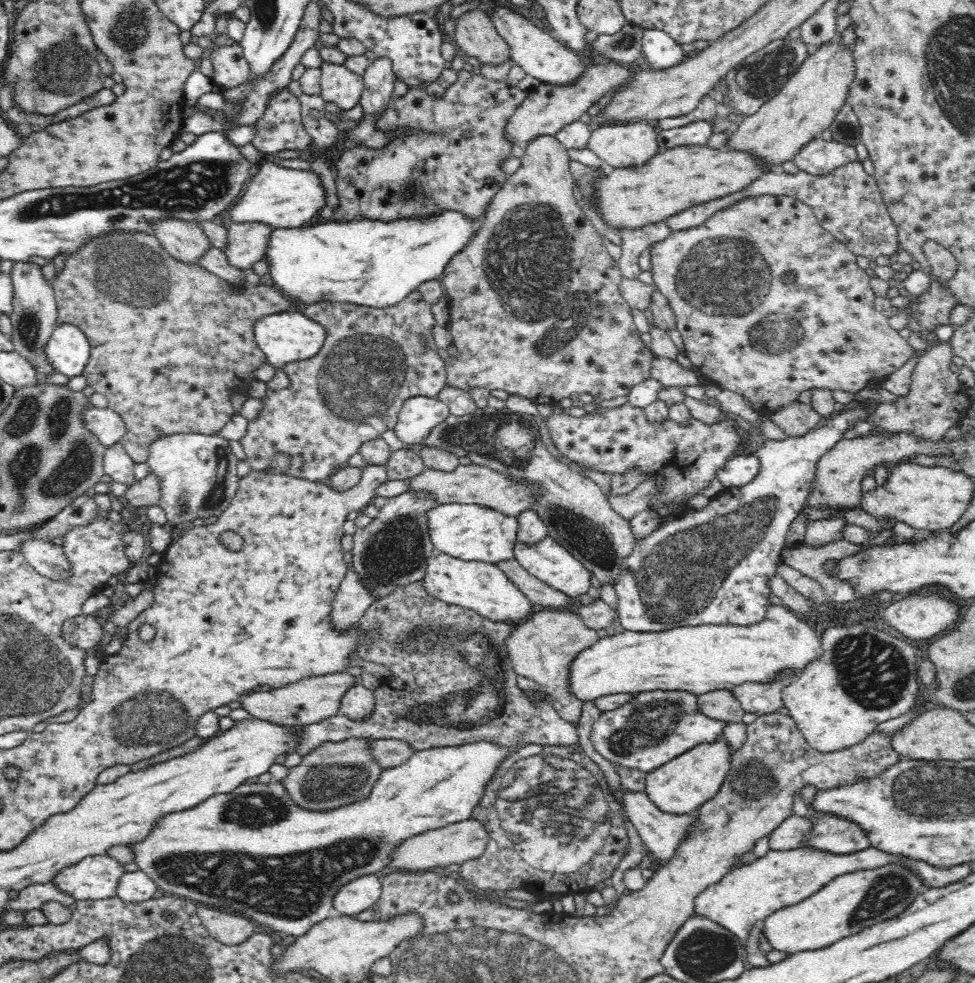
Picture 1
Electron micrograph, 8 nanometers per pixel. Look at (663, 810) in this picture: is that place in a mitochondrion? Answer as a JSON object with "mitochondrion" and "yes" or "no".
{"mitochondrion":"no"}

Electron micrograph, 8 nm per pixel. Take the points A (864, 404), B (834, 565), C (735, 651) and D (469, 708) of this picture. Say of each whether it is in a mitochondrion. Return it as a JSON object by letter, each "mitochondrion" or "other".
{"A":"other","B":"other","C":"other","D":"mitochondrion"}

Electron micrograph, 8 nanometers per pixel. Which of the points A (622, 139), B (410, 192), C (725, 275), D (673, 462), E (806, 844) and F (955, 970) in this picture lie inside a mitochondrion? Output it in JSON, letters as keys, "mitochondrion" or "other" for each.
{"A":"other","B":"mitochondrion","C":"mitochondrion","D":"other","E":"other","F":"other"}

